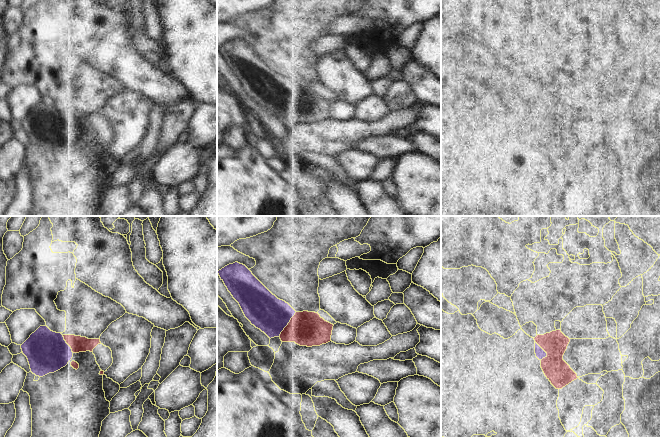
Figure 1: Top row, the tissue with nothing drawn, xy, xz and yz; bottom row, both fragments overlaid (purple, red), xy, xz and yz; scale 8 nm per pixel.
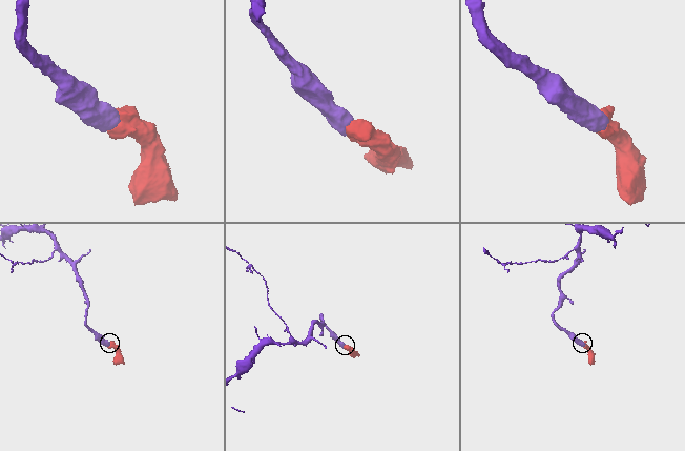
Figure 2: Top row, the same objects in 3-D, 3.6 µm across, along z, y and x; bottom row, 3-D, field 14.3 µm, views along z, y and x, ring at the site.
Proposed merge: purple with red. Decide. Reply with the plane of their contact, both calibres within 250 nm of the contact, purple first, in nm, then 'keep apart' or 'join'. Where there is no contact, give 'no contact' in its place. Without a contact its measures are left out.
meets purple in xz; 300 nm thick on the purple side, 280 nm on the other; join

